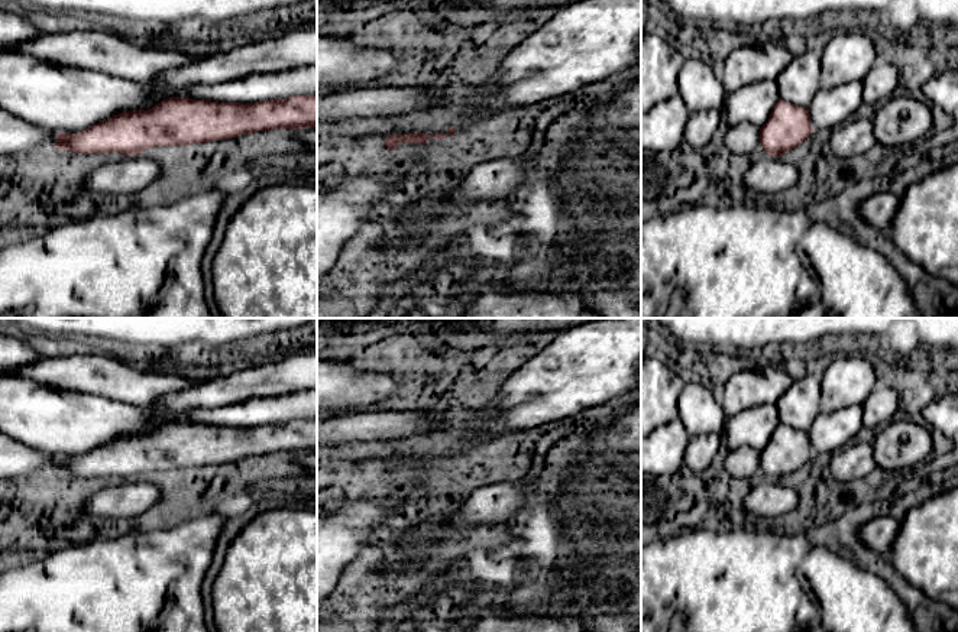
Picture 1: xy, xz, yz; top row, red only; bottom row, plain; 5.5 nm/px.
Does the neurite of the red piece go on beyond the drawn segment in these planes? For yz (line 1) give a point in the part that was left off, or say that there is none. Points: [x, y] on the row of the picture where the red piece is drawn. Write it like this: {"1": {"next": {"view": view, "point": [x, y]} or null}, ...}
{"1": {"next": null}}

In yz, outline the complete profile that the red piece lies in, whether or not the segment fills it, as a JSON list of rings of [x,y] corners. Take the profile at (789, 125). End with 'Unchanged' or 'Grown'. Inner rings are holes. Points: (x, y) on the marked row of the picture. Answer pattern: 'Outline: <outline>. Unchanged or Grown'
Outline: [[[779,98],[760,132],[760,145],[766,153],[781,158],[813,132],[809,110]]]. Unchanged

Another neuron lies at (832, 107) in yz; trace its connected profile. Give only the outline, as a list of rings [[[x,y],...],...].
[[[848,82],[831,90],[821,88],[809,106],[812,127],[834,130],[862,104],[862,82]]]

